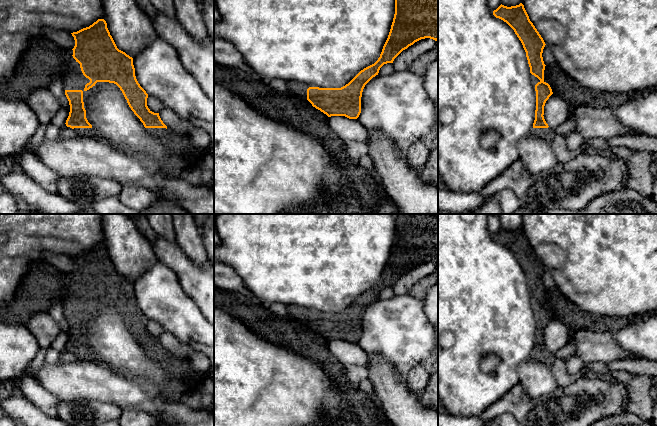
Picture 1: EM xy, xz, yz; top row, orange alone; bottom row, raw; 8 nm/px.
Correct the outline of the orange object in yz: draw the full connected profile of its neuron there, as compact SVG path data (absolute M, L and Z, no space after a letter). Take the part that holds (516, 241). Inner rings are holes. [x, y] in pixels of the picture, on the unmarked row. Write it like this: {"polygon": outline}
{"polygon": "M522 227L511 231L501 228L493 235L493 239L506 246L514 254L526 276L531 297L531 308L536 319L535 344L530 359L551 367L556 356L548 350L543 340L545 327L553 318L550 309L544 305L546 289L542 277L546 268L530 245Z"}

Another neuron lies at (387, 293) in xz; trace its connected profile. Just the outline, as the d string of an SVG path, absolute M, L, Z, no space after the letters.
M387 287L387 288L384 288L380 294L379 294L379 299L382 299L382 300L385 300L385 299L390 299L392 297L395 296L395 293L393 291L393 287Z

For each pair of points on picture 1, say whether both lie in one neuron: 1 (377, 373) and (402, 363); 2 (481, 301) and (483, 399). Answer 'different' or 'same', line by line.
1: different
2: same

